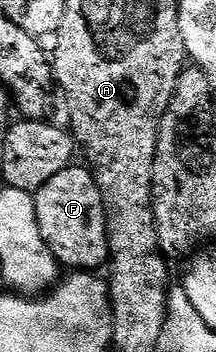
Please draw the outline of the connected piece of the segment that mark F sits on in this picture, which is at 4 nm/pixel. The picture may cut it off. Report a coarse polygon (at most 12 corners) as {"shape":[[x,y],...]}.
{"shape":[[66,166],[34,191],[41,240],[60,267],[108,261],[94,173]]}

